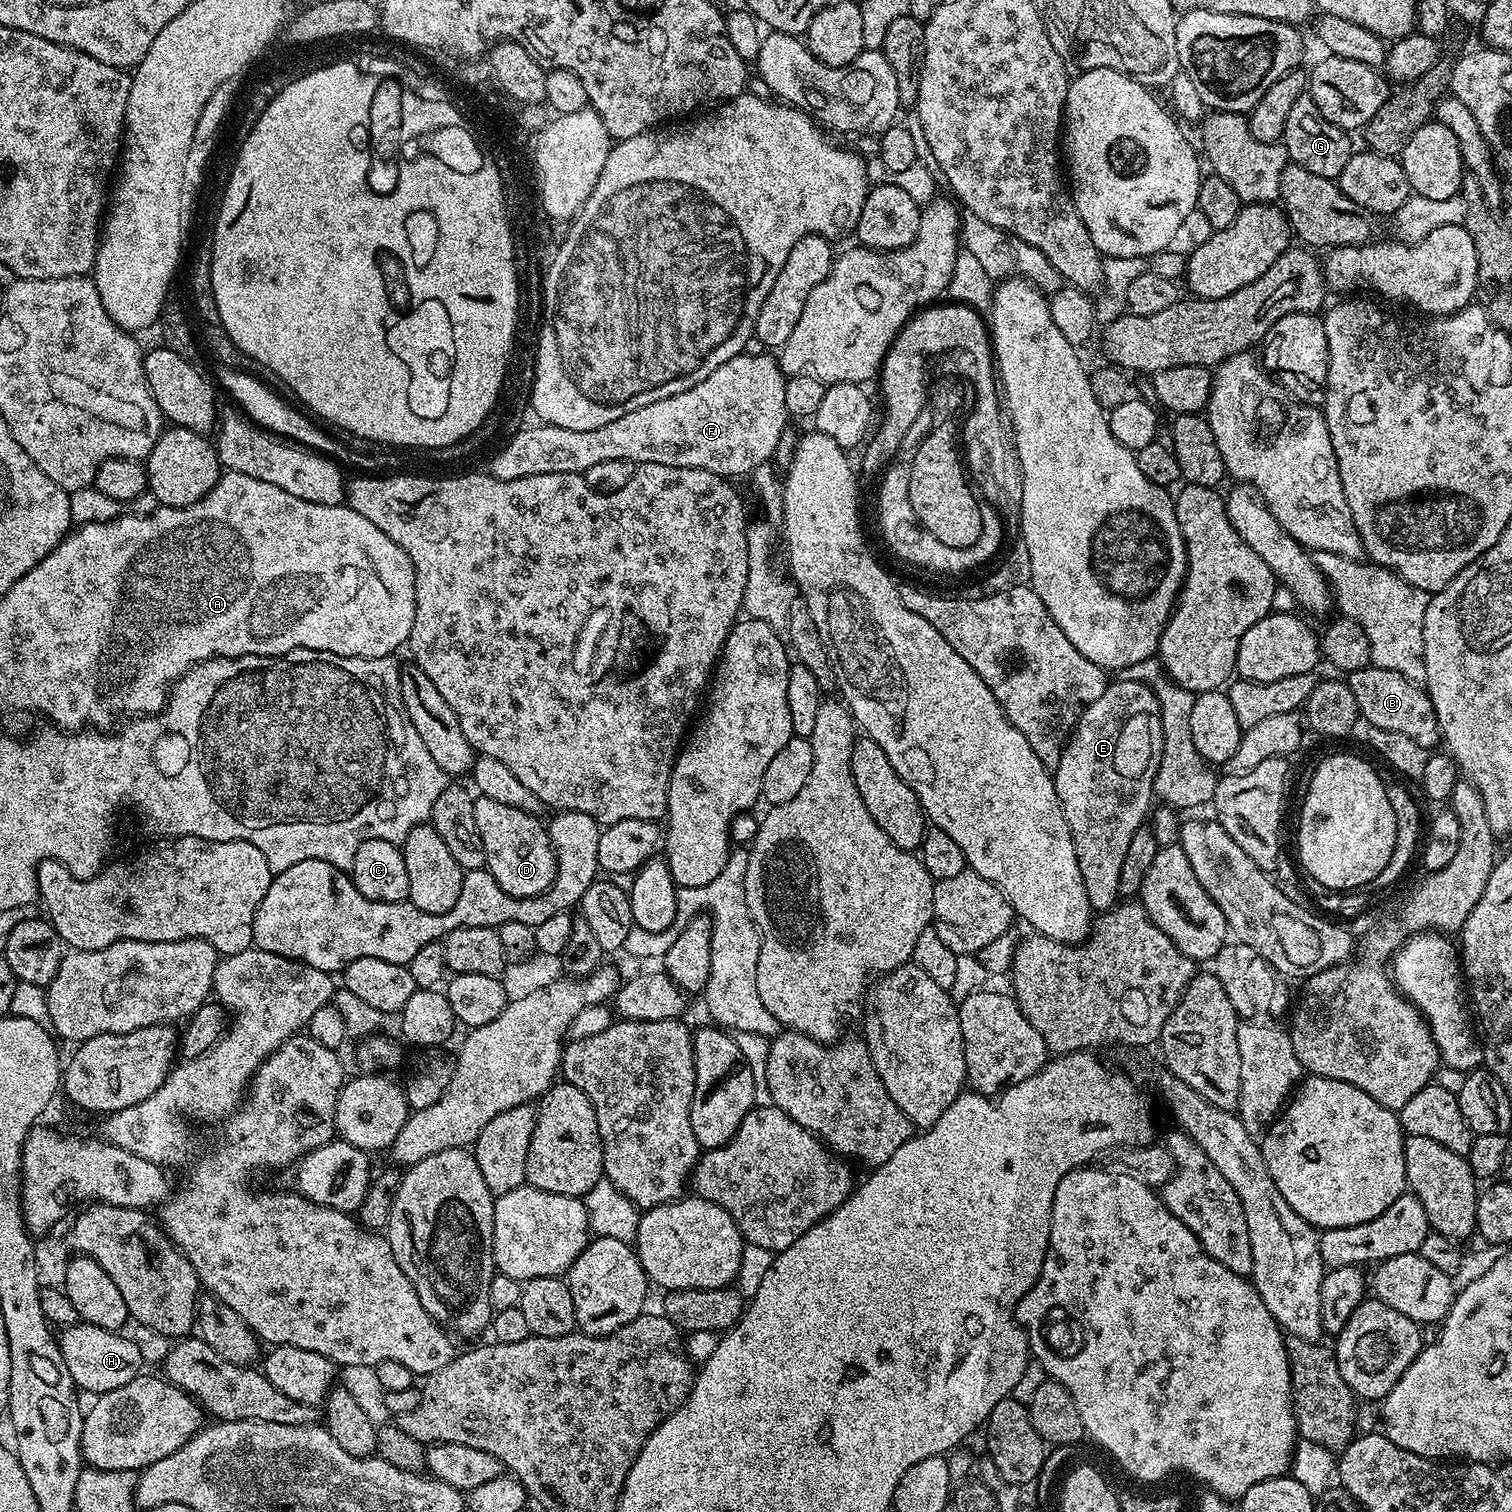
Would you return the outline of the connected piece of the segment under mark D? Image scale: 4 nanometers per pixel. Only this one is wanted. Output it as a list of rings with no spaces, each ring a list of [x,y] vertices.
[[[477,795],[474,799],[474,822],[478,822],[478,834],[482,834],[488,872],[498,882],[498,886],[502,886],[502,890],[506,890],[506,894],[514,898],[542,895],[555,881],[556,850],[552,848],[545,821],[540,821],[540,818],[521,808],[508,806],[506,802],[494,802],[494,798]]]

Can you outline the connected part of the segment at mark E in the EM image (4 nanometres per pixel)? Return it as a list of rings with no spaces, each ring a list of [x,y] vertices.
[[[1117,678],[1080,715],[1067,744],[1064,745],[1062,758],[1054,769],[1058,802],[1062,802],[1062,810],[1066,814],[1066,822],[1070,826],[1070,834],[1078,854],[1082,886],[1086,886],[1086,898],[1097,913],[1103,914],[1115,908],[1121,899],[1118,874],[1122,874],[1122,862],[1126,859],[1130,838],[1134,838],[1137,830],[1145,827],[1149,819],[1148,807],[1154,804],[1152,783],[1162,762],[1163,749],[1160,700],[1152,693],[1150,686],[1137,680]]]

